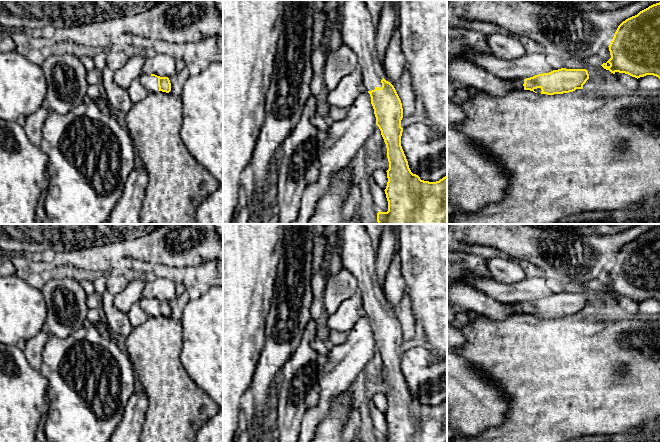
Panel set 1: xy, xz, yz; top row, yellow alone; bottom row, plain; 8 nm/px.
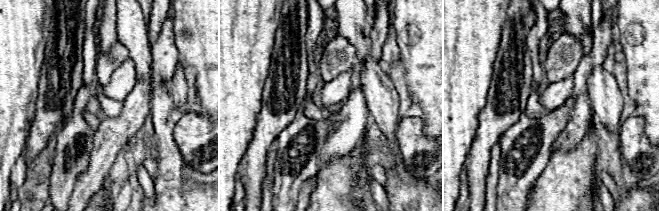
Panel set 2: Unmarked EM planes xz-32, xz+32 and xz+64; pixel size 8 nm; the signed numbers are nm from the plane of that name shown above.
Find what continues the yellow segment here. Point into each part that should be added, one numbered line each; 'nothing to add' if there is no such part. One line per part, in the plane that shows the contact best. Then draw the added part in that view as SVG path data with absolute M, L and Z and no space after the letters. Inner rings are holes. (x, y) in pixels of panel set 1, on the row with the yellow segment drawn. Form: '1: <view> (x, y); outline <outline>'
1: xz (359, 31); outline M345 0L341 8L343 43L358 57L364 90L381 88L383 68L377 58L377 28L363 0Z

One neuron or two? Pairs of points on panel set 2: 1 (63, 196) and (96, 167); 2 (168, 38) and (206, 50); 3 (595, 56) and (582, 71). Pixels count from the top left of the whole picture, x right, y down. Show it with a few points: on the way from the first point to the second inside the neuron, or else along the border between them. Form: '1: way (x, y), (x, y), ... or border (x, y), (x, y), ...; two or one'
1: border (86, 169), (76, 178), (68, 200); two
2: border (172, 17), (174, 43), (180, 62); two
3: way (591, 60), (585, 67); one

